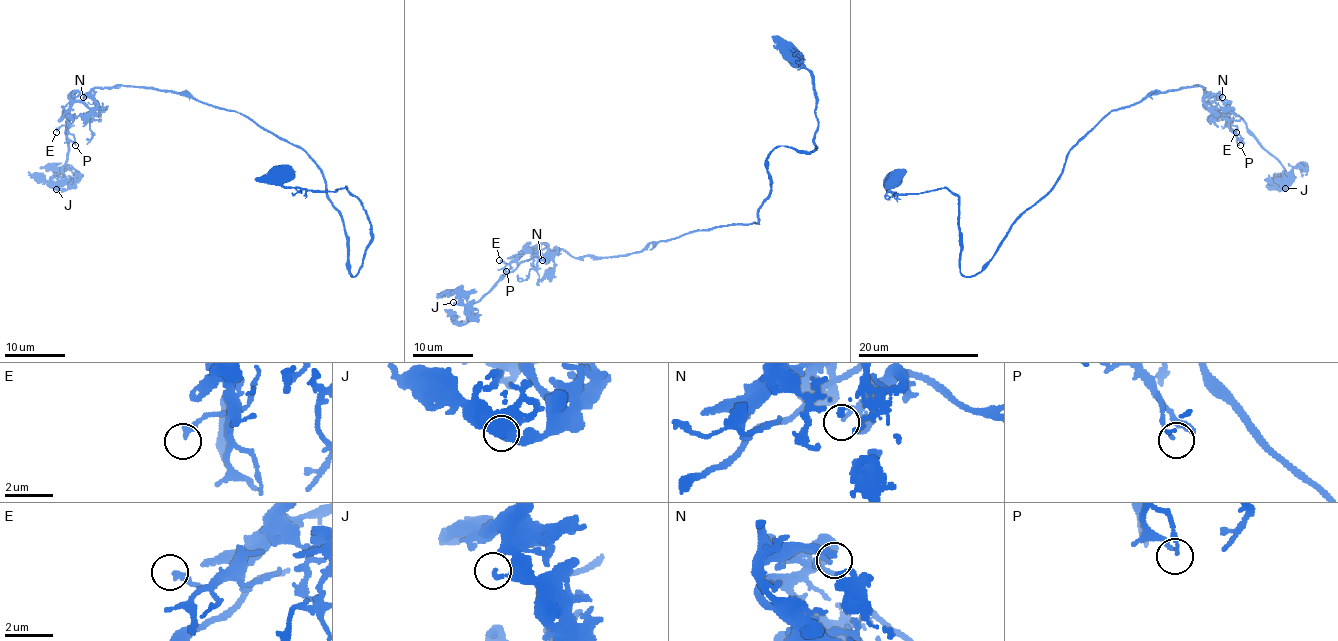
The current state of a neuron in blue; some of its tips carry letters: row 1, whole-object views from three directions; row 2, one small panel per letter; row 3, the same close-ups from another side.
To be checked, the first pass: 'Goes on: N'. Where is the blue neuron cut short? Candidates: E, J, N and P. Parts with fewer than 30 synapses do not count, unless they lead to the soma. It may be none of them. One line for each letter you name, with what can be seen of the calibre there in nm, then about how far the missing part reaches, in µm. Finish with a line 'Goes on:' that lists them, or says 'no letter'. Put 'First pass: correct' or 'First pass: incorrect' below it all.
N: 240 nm | 10 µm
Goes on: N
First pass: correct

